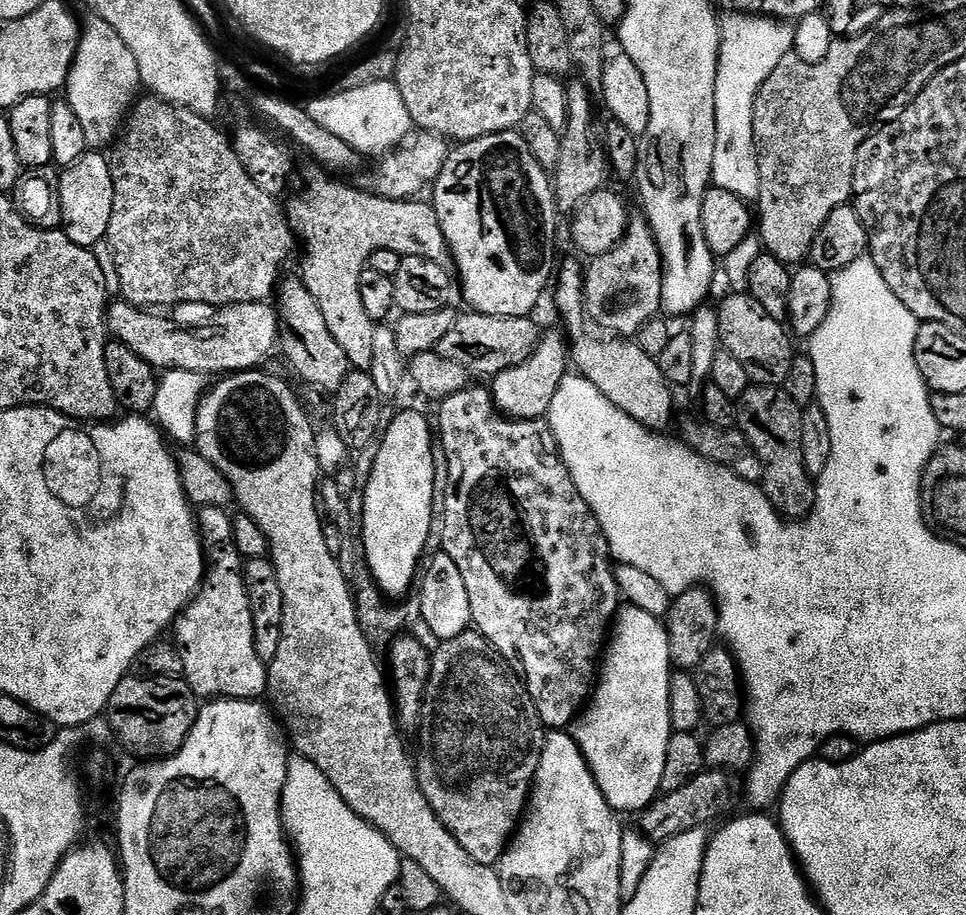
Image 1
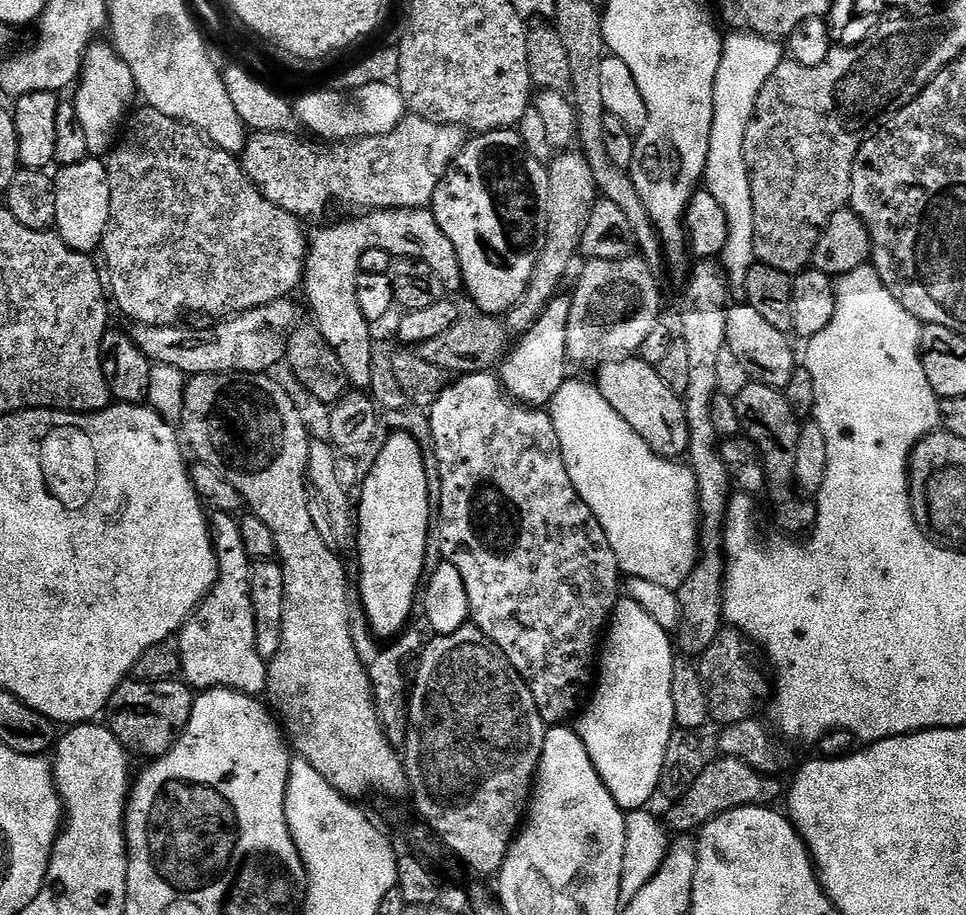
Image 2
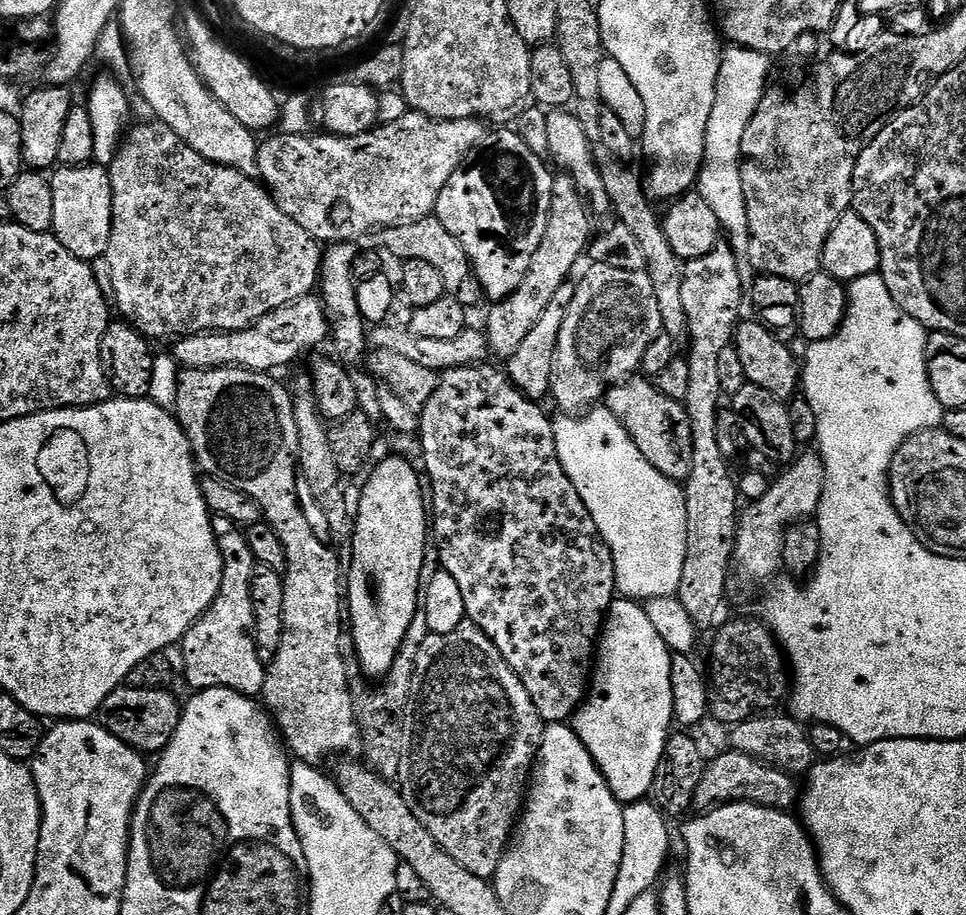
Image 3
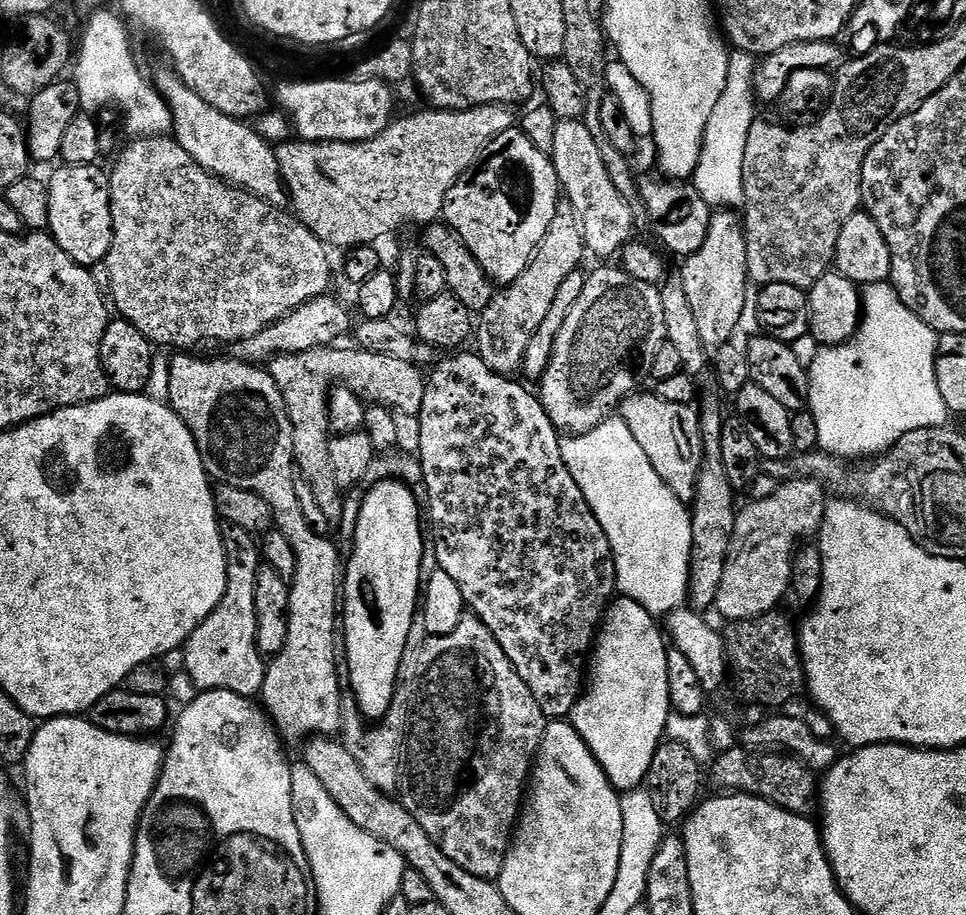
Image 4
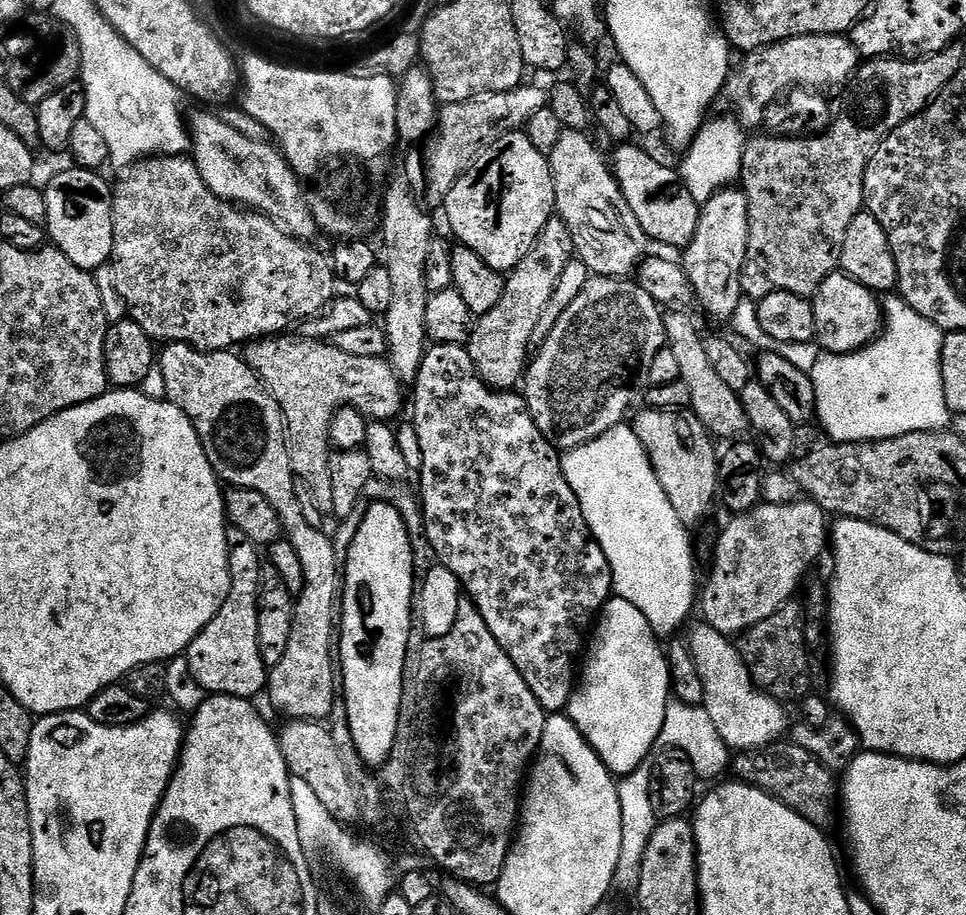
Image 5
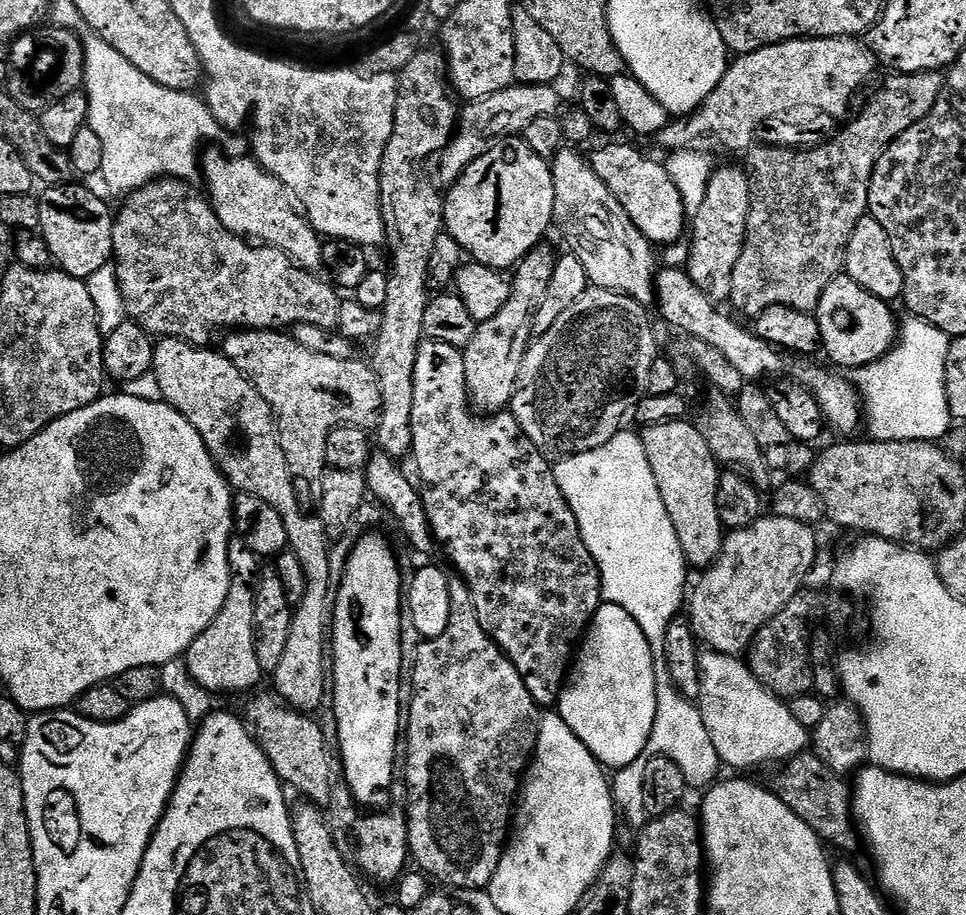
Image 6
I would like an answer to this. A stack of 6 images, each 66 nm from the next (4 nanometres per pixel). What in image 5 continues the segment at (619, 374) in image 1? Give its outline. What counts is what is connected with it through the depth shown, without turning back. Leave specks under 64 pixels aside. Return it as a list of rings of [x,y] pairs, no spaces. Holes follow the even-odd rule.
[[[645,407],[643,411],[635,413],[636,421],[631,421],[630,427],[646,450],[658,482],[666,490],[670,506],[674,506],[674,514],[678,514],[685,528],[695,529],[695,524],[703,522],[704,511],[718,496],[720,461],[718,448],[712,445],[714,437],[690,410]]]

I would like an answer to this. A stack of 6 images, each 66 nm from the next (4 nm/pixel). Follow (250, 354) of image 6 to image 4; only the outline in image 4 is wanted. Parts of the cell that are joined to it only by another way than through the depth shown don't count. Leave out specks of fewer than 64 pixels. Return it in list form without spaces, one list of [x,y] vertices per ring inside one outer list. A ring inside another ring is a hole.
[[[344,346],[315,348],[298,354],[275,356],[266,368],[282,394],[292,423],[292,459],[299,479],[308,483],[317,510],[332,524],[343,518],[344,500],[340,497],[343,496],[342,489],[338,482],[334,482],[334,466],[330,466],[328,453],[328,393],[334,386],[343,386],[365,401],[383,404],[396,412],[419,417],[426,383],[425,373],[410,362],[386,358],[386,354],[362,352],[355,346],[340,347]]]

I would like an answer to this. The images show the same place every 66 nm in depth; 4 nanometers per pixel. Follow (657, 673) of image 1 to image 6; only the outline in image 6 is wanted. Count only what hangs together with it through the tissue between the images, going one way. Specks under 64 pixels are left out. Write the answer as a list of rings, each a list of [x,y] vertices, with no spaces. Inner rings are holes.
[[[601,603],[579,645],[558,711],[605,769],[628,767],[646,750],[658,710],[657,663],[634,617],[622,606]]]

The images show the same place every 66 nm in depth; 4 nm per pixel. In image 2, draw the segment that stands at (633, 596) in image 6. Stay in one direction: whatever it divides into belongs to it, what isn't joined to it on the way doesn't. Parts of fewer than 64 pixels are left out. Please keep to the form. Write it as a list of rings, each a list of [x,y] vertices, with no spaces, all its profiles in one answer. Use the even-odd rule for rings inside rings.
[[[565,380],[562,390],[554,394],[550,405],[550,415],[558,442],[562,446],[562,458],[574,482],[574,490],[590,506],[594,518],[602,526],[610,546],[620,563],[621,573],[628,578],[644,578],[646,582],[657,583],[673,590],[694,570],[700,551],[700,507],[696,501],[696,475],[687,463],[667,460],[654,454],[634,430],[626,423],[626,418],[602,398],[595,383],[583,384],[580,380]]]

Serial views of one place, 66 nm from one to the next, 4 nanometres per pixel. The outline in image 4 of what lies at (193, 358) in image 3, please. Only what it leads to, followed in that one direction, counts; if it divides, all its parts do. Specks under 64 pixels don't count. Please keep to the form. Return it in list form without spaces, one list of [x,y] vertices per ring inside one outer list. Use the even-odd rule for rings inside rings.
[[[332,294],[314,298],[309,304],[303,304],[294,309],[288,316],[283,316],[278,322],[266,326],[266,330],[258,330],[252,338],[241,340],[231,345],[230,352],[237,360],[243,360],[257,366],[271,362],[275,356],[298,354],[315,348],[327,348],[335,345],[344,335],[349,335],[354,319],[348,313],[348,308],[340,300],[335,300]],[[349,327],[349,328],[348,328]],[[264,360],[264,361],[263,361]]]

